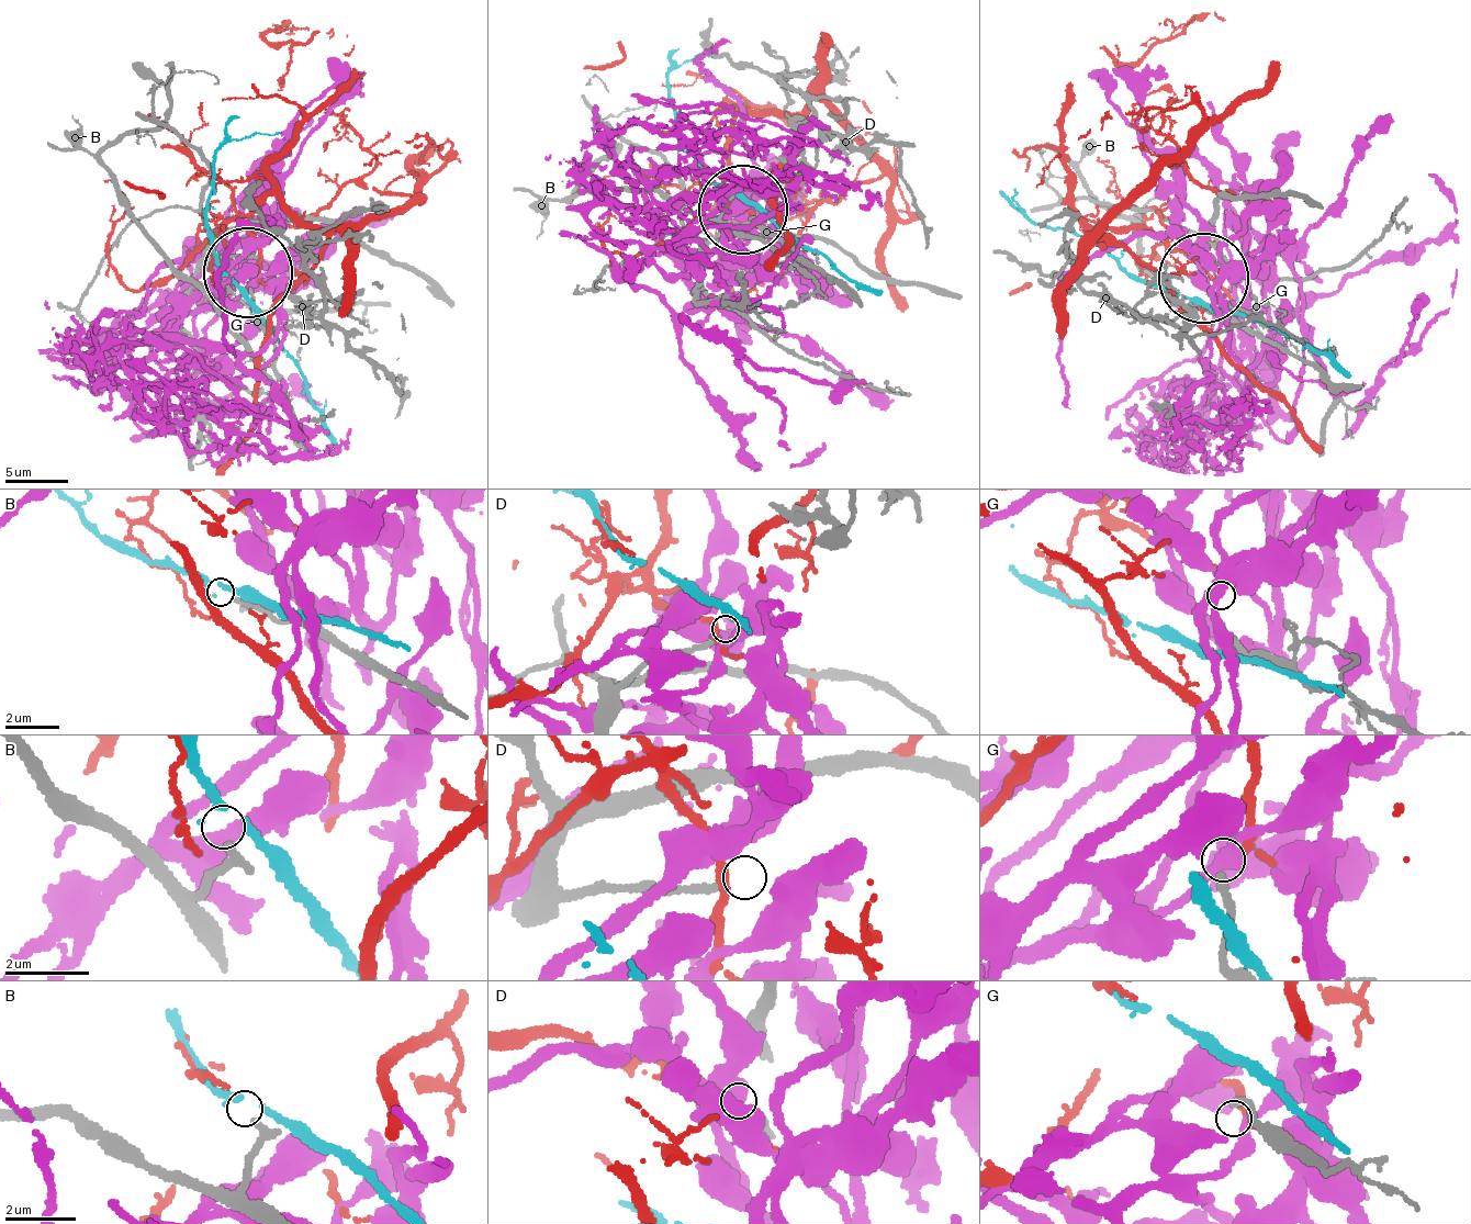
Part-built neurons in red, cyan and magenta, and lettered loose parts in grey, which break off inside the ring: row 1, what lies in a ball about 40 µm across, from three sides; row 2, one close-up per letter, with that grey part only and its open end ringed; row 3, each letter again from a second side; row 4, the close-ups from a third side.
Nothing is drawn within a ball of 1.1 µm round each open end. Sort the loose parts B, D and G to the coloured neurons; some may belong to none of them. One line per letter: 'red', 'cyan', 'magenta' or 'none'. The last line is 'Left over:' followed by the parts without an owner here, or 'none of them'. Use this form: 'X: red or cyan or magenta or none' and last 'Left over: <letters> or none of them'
B: none
D: none
G: red
Left over: B, D

